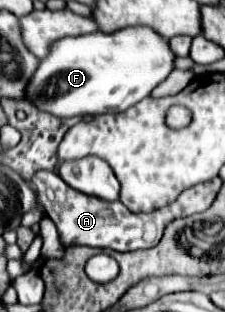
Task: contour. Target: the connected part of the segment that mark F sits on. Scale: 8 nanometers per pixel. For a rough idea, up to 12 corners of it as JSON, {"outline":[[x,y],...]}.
{"outline":[[150,27],[64,37],[28,85],[56,117],[120,113],[174,71]]}

